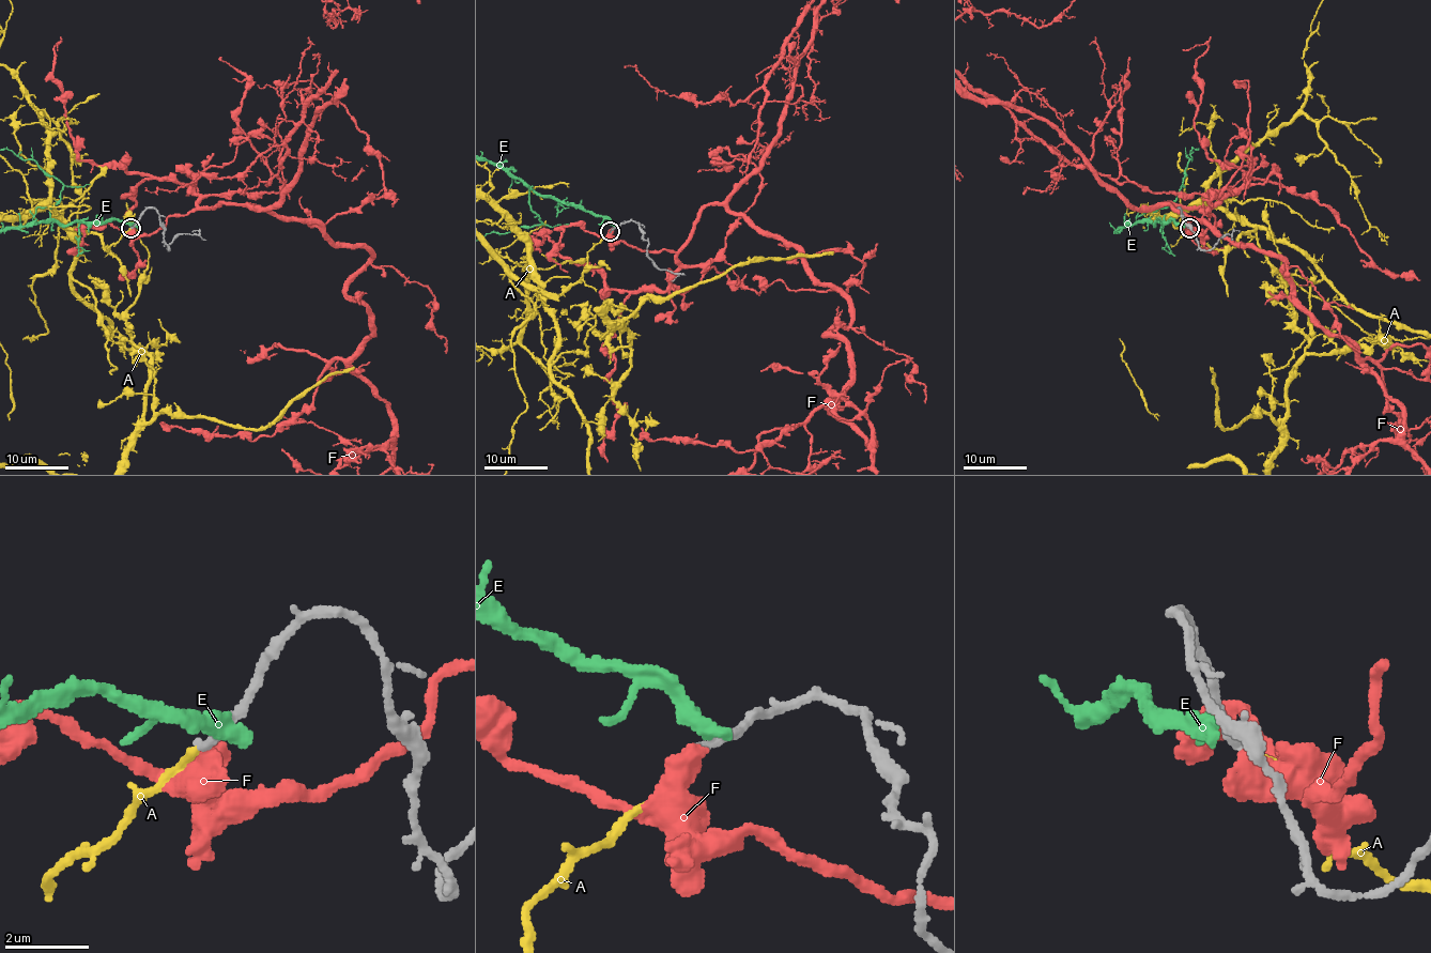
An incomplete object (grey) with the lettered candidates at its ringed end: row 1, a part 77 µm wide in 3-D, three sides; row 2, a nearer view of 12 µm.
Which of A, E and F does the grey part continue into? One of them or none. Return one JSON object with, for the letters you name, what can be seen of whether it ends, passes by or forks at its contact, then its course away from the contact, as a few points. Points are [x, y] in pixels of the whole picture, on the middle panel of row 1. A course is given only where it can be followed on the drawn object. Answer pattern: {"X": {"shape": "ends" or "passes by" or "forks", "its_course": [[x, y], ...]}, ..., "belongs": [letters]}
{"A": {"shape": "ends"}, "belongs": ["A"]}

